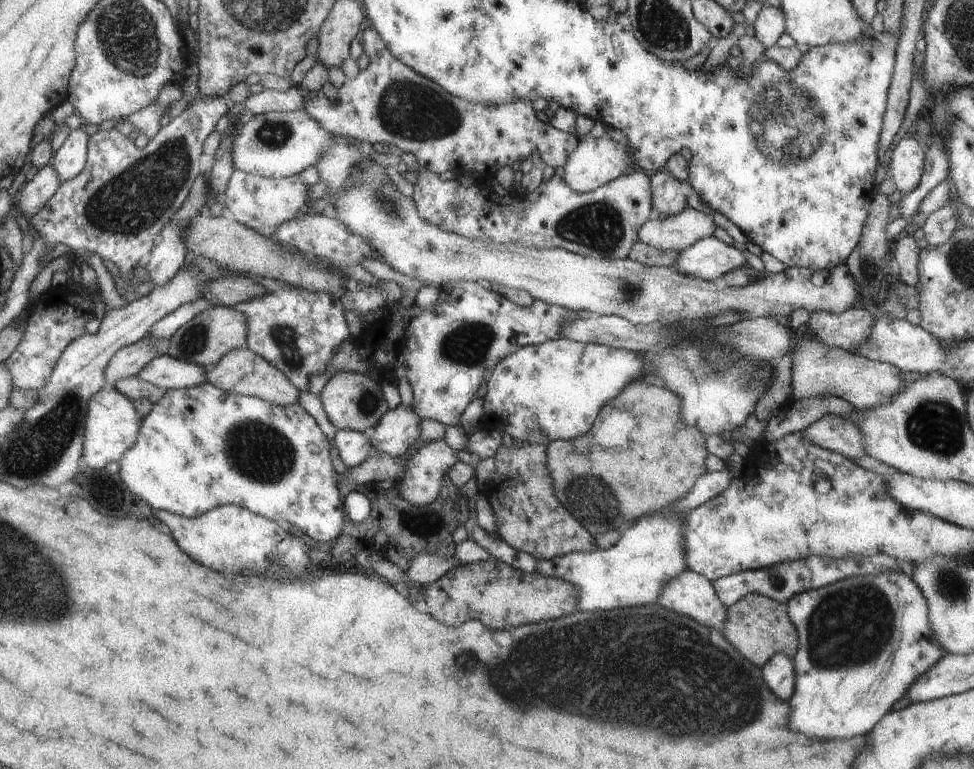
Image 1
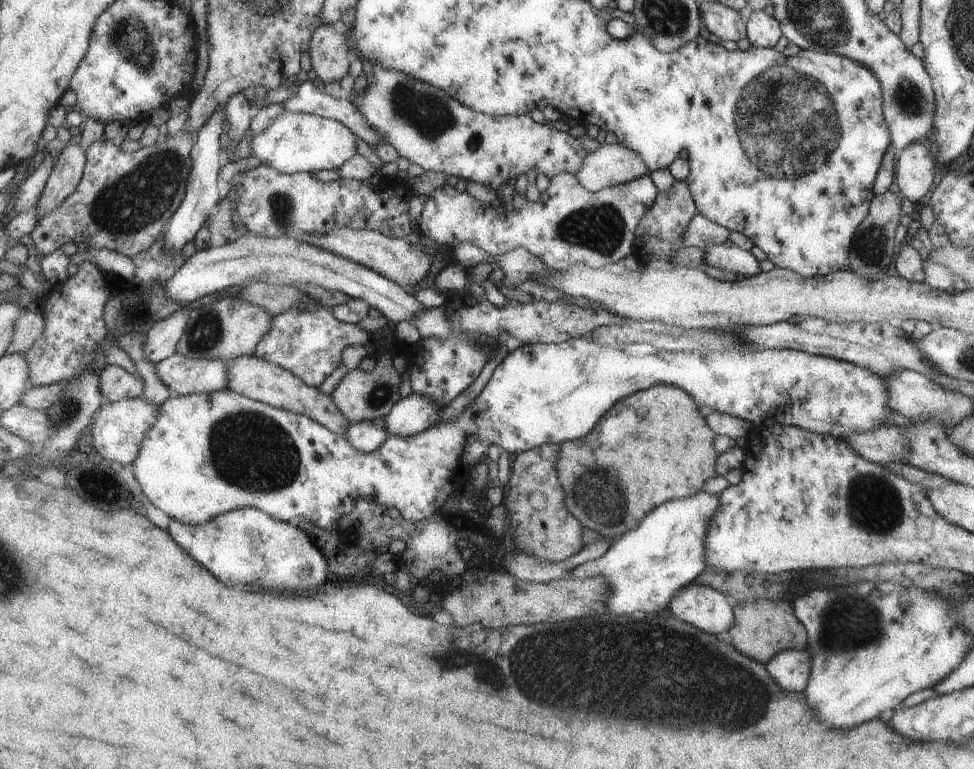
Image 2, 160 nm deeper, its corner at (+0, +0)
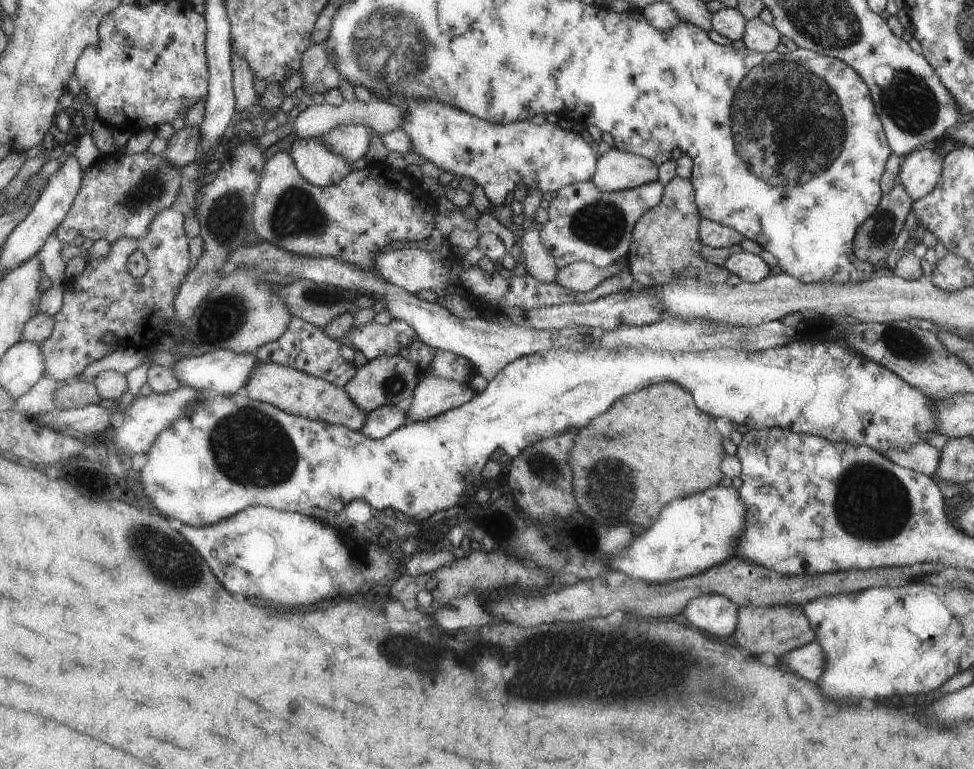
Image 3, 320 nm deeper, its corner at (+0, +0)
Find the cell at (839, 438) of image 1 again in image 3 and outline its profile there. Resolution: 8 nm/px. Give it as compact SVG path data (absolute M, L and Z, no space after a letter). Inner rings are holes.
M919 442L911 448L905 448L905 450L901 446L893 446L885 452L881 452L881 456L885 456L887 460L892 461L897 466L929 477L931 474L935 474L938 468L941 453L941 449L936 450L925 442Z

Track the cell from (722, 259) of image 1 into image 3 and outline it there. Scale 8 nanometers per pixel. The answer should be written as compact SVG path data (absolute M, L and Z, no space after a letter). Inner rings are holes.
M740 251L729 254L723 262L723 266L732 276L737 276L744 282L759 282L769 275L767 264L758 255Z

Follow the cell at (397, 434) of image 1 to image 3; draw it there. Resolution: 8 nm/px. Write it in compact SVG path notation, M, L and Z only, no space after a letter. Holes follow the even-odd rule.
M421 375L412 396L403 404L405 420L409 423L423 422L463 405L475 394L467 383L457 384L451 380Z

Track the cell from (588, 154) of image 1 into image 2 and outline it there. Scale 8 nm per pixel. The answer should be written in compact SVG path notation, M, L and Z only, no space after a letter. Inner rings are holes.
M603 143L588 154L574 175L589 192L594 193L648 174L649 168L636 152L618 143Z

